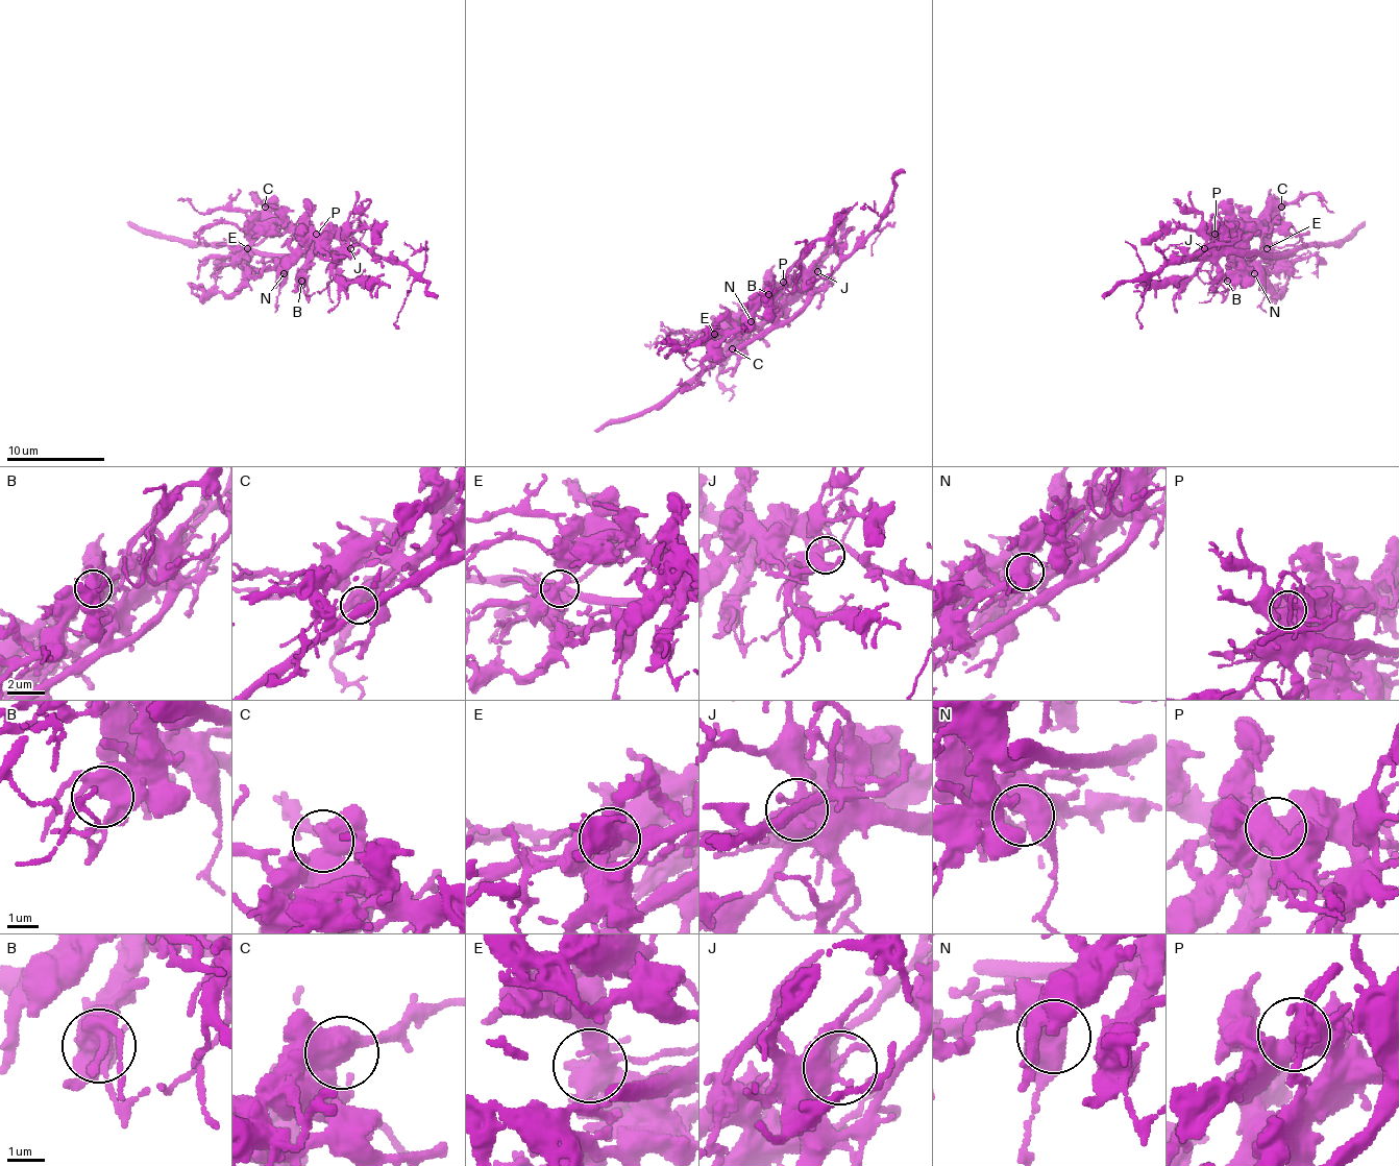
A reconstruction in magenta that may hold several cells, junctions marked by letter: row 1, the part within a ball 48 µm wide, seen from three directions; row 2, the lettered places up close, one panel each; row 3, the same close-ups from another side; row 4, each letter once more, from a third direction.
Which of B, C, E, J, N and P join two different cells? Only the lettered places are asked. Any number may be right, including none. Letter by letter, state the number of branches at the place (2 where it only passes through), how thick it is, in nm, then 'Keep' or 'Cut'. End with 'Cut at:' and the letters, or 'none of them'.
B: Branches: 5. Thickness 500 nm. Keep
C: Branches: 2. Thickness 550 nm. Keep
E: Branches: 6. Thickness 460 nm. Keep
J: Branches: 2. Thickness 500 nm. Keep
N: Branches: 2. Thickness 650 nm. Keep
P: Branches: 2. Thickness 600 nm. Keep
Cut at: none of them

